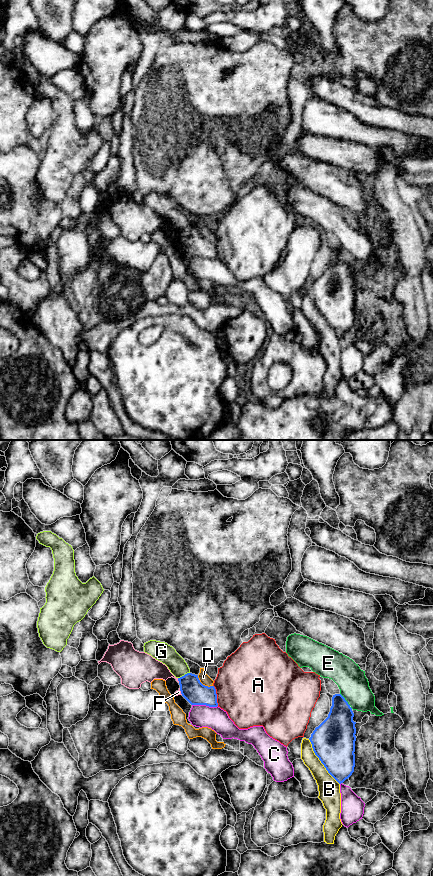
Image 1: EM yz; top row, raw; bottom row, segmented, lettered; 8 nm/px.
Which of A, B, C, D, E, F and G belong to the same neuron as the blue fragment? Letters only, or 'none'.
none

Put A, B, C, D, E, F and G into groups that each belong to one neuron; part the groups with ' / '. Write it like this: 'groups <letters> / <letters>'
groups A / B G / C / D / E / F

